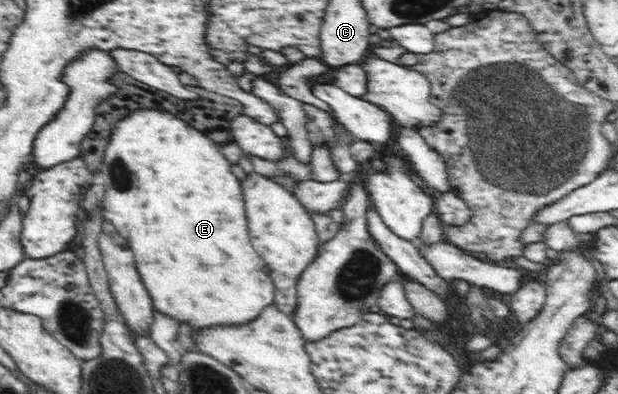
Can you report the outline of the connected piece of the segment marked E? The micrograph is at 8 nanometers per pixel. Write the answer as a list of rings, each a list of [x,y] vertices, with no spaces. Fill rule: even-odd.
[[[137,109],[129,117],[124,117],[117,125],[112,127],[109,143],[104,151],[101,165],[98,167],[95,183],[102,184],[105,195],[102,198],[103,216],[109,220],[116,231],[125,238],[126,243],[134,253],[134,260],[139,276],[147,288],[147,293],[153,300],[154,309],[171,317],[178,325],[187,323],[196,333],[203,328],[217,327],[217,325],[247,325],[249,321],[257,319],[261,311],[274,302],[275,285],[270,274],[265,273],[265,262],[253,249],[249,238],[244,199],[240,181],[231,172],[231,164],[221,153],[221,146],[210,140],[207,135],[193,127],[189,127],[185,121],[179,121],[179,117],[159,111],[159,109]]]

